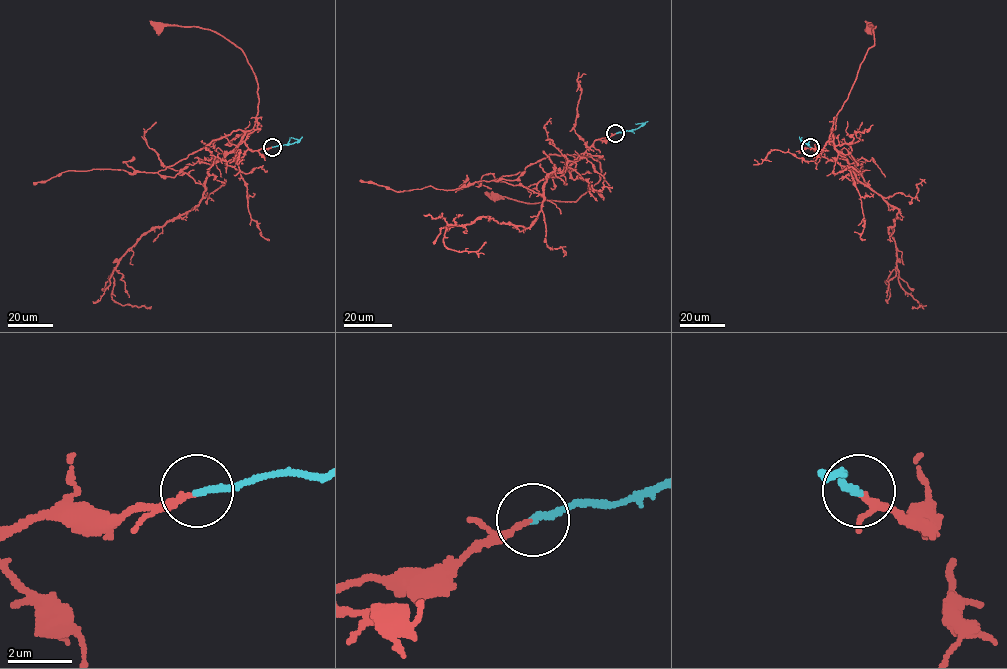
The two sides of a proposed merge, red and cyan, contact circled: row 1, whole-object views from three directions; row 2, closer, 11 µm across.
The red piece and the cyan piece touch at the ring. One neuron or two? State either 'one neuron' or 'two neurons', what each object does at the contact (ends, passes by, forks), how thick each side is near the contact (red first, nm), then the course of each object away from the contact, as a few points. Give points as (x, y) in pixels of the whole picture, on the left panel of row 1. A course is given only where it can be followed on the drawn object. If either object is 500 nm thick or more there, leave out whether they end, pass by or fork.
one neuron; red ends there; cyan ends there; 170 nm thick on the red side, 220 nm on the other; red runs (272, 147), (250, 150), (241, 141), (254, 124), (258, 102), (256, 76), (244, 52), (213, 31), (158, 27); cyan runs (272, 147), (299, 140), (291, 137)

